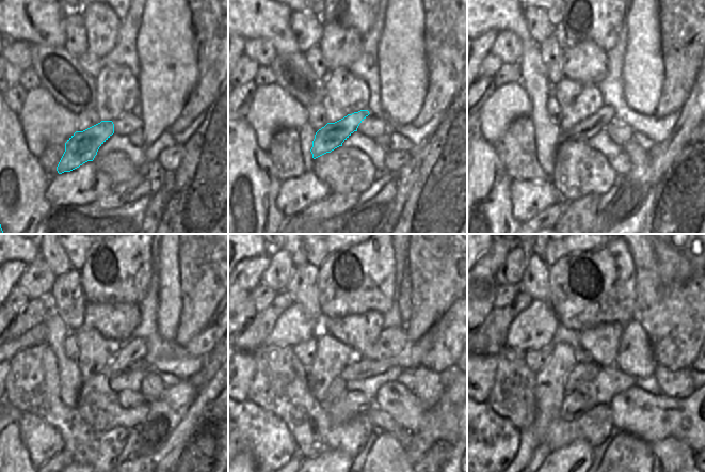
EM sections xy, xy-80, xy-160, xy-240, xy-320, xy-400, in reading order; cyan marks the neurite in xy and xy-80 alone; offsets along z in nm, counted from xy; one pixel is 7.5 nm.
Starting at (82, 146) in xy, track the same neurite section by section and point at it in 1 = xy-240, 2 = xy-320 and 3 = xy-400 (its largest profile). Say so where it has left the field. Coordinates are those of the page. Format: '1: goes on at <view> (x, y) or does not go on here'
1: goes on at xy-240 (132, 350)
2: goes on at xy-320 (391, 341)
3: goes on at xy-400 (635, 357)

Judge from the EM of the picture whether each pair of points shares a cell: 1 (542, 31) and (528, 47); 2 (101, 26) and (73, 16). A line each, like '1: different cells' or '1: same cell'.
1: different cells
2: different cells

